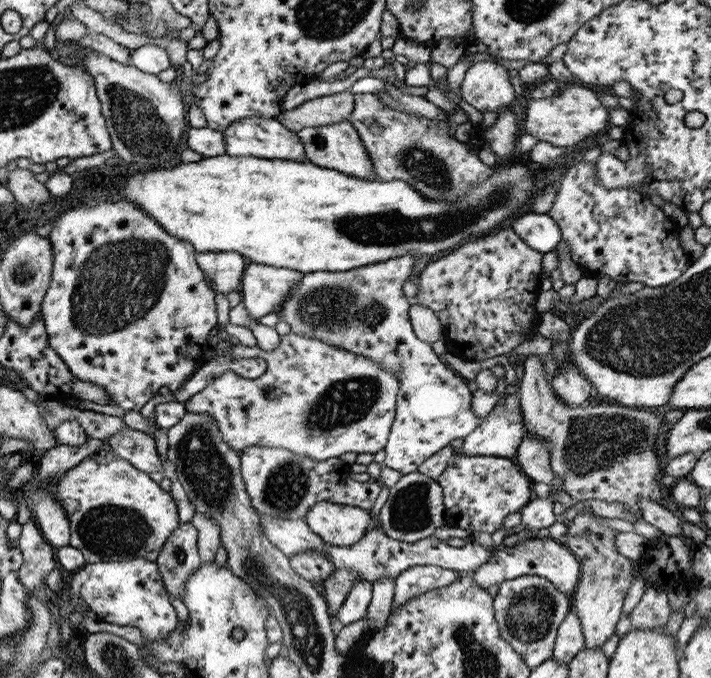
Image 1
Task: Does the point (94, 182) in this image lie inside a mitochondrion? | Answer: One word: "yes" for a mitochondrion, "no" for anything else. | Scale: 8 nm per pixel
no

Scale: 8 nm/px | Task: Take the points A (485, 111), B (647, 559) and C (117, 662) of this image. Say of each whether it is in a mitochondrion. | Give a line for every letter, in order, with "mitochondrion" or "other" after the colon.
A: other
B: other
C: mitochondrion

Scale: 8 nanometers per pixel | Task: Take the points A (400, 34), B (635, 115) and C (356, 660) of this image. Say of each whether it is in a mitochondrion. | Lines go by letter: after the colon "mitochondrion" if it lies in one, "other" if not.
A: other
B: other
C: other

